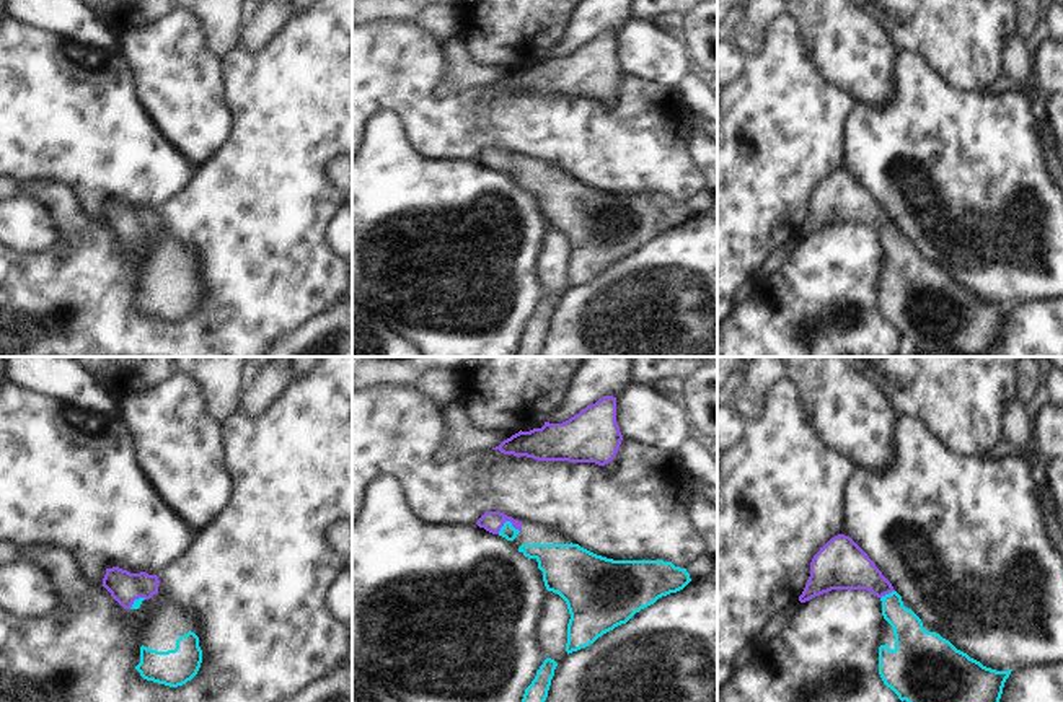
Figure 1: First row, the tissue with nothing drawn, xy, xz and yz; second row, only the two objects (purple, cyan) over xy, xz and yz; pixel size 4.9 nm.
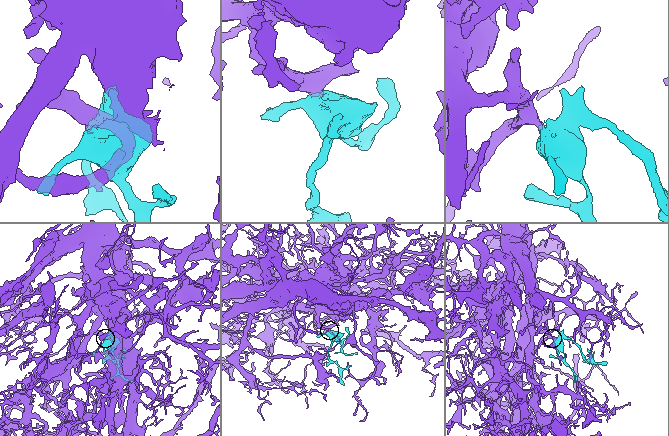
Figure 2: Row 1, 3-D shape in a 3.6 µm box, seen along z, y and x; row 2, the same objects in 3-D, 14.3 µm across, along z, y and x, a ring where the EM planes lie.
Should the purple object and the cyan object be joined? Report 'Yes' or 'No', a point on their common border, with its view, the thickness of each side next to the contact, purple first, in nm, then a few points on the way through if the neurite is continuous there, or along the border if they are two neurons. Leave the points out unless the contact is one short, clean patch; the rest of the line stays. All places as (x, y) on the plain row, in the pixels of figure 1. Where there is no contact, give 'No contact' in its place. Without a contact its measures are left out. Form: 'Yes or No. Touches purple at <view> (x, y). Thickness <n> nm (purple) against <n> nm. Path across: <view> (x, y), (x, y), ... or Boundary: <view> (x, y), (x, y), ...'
Yes. Touches purple at xz (506, 155). Thickness 100 nm (purple) against 70 nm. Path across: xz (493, 157), (506, 155), (507, 166).

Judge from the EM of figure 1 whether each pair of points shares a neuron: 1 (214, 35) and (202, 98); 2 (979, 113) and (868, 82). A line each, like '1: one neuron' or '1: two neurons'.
1: two neurons
2: two neurons

